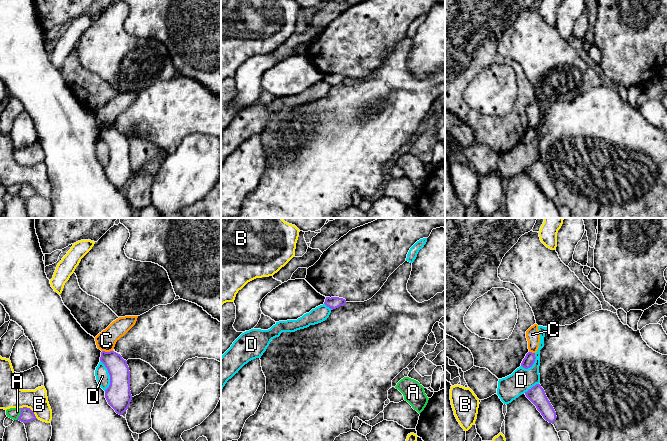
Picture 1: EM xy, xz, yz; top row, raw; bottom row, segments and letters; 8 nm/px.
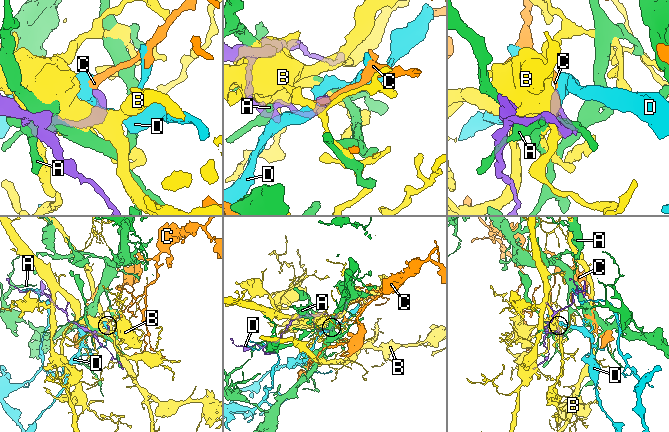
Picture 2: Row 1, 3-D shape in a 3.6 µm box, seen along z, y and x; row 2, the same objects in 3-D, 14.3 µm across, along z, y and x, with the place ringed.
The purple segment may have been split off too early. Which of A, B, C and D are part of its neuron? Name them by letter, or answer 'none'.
none

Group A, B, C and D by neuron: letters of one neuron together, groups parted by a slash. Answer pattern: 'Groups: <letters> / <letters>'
Groups: A / B / C / D

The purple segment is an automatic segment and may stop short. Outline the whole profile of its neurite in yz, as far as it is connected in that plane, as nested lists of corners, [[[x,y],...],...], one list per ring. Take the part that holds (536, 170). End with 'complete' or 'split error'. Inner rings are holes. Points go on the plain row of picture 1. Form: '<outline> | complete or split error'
[[[540,160],[533,162],[525,168],[525,171],[536,182],[546,197],[552,200],[555,198],[557,194],[556,188]]] | complete

